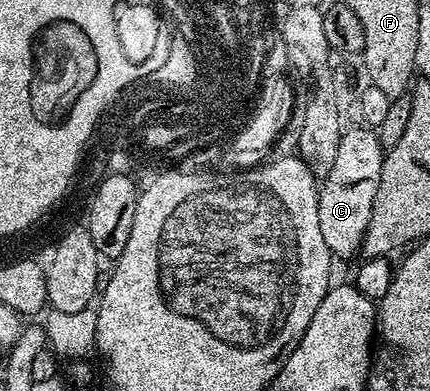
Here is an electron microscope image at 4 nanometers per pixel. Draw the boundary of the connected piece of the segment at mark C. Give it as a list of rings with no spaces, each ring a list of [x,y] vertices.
[[[368,127],[360,128],[346,128],[342,132],[335,163],[320,182],[317,195],[319,231],[323,231],[323,243],[327,243],[329,252],[337,259],[349,257],[362,248],[385,157],[381,140],[378,139],[376,132]]]

